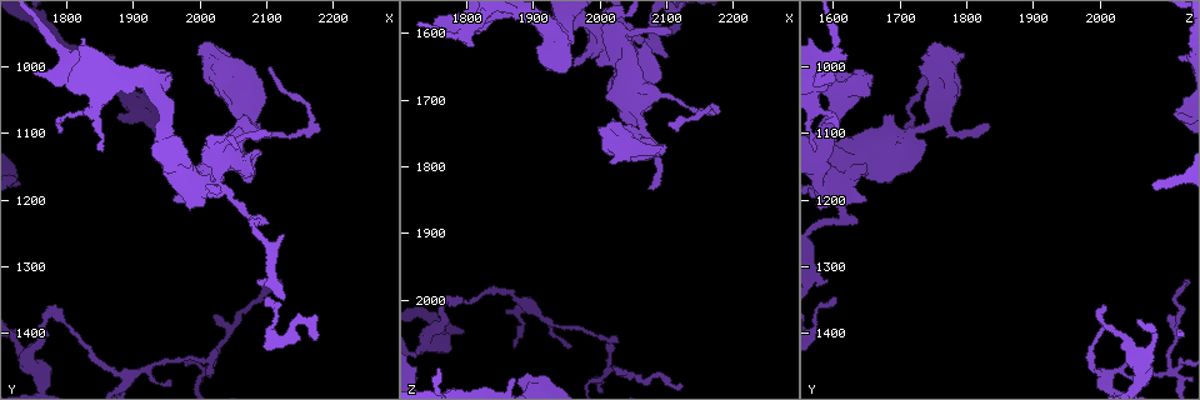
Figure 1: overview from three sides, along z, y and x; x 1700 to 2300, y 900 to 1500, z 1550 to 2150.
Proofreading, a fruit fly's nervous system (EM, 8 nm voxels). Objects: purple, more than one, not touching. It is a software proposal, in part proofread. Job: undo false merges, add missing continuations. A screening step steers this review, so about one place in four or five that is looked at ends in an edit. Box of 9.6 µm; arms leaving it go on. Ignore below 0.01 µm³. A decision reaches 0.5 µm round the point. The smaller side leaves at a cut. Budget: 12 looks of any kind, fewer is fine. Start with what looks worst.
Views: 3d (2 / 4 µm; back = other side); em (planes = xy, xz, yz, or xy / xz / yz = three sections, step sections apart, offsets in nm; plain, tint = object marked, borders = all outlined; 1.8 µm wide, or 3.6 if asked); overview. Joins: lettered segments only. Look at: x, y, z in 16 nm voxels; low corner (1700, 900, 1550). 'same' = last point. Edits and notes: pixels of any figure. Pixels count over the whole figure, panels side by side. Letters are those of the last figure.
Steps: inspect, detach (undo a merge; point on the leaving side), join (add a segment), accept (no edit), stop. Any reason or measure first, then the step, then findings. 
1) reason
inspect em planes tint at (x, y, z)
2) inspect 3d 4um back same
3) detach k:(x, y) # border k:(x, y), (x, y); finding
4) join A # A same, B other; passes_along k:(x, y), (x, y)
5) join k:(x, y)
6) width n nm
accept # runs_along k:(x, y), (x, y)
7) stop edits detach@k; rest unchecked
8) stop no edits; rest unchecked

sharp bend
inspect 3d 2um at (1775, 1375, 1995)

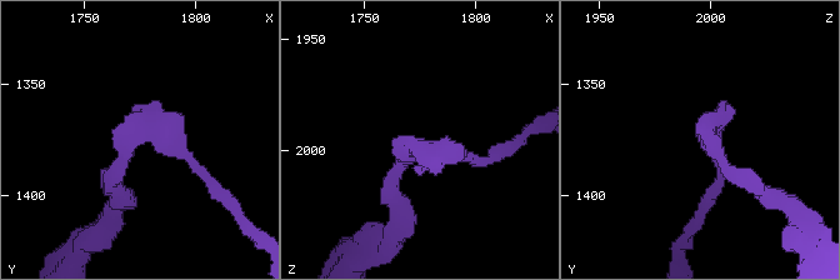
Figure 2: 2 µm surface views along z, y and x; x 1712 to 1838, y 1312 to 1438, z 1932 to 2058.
inspect em planes borders at (1777, 1372, 1998)

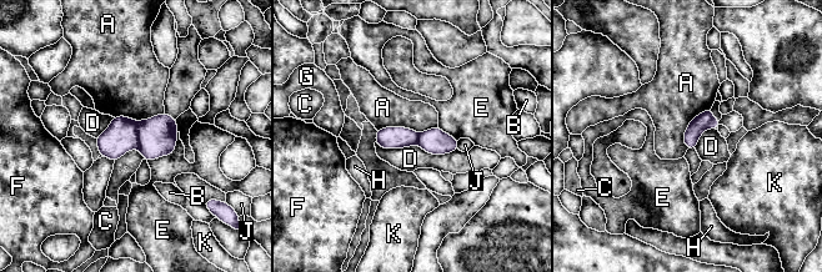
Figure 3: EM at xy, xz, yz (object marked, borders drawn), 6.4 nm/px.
detach 3:(158, 136) # A other, B other, C other, D other, E other, F other, G other, H other, J other, K other; border 3:(135, 122), (139, 147); a second neuron is stuck on

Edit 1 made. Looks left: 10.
three arms meet
inspect em xz step 4 tint at (1935, 1040, 1605)

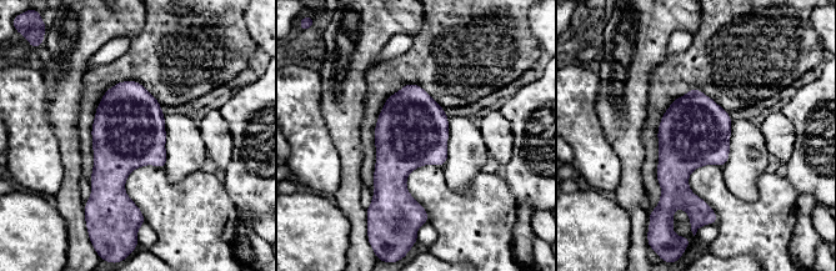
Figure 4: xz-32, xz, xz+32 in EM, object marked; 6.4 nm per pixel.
inspect em planes borders same

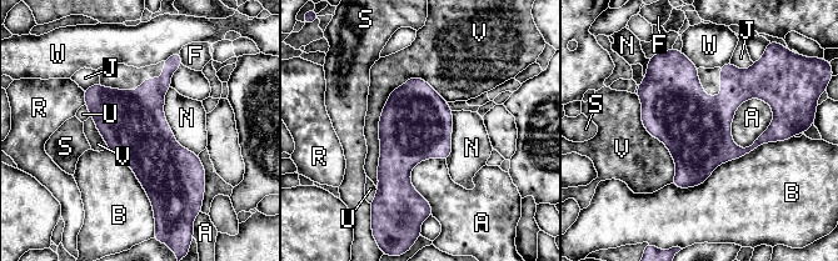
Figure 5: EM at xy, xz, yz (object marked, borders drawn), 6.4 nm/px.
accept # A other, B other, F other, J other, N other, R other, S other, U other, V other, W other; border 5:(169, 88), (165, 120), (198, 155); continuous, no second neuron

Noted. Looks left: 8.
inspect em xy step 16 tint at (1870, 985, 2115)

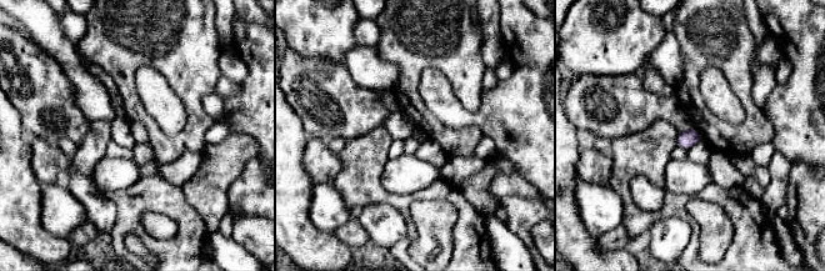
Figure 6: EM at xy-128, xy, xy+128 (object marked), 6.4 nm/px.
inspect em planes tint same

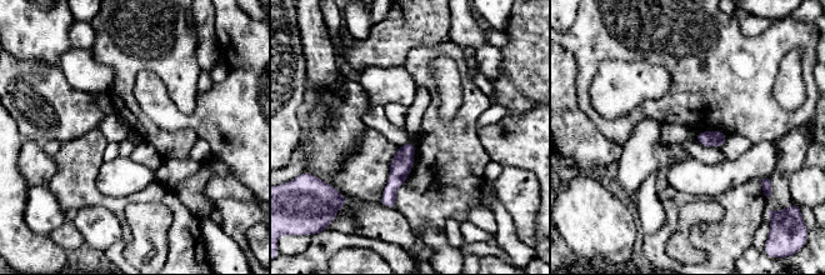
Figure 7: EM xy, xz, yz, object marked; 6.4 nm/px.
what lies round it
inspect em planes borders same

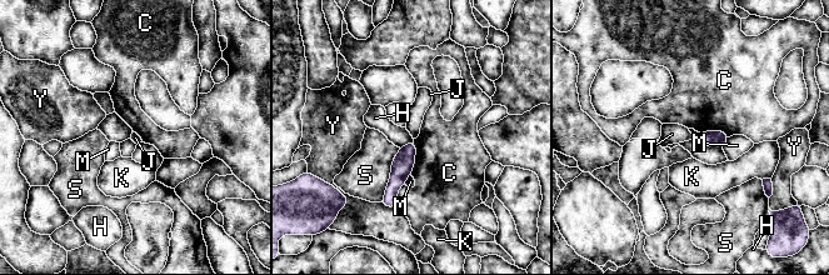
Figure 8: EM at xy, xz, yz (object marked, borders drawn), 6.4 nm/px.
width 100 nm
accept # C other, H other, J other, K other, M other, S other, Y other; border 8:(413, 140), (399, 148); no lettered segment goes on from it

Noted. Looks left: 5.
sharp bend
inspect 3d 2um at (2170, 1090, 1720)

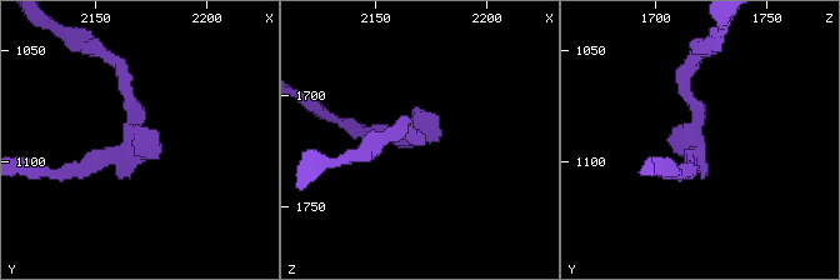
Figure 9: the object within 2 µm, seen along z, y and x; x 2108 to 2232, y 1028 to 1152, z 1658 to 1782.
inspect em xz step 4 borders at (2169, 1086, 1716)

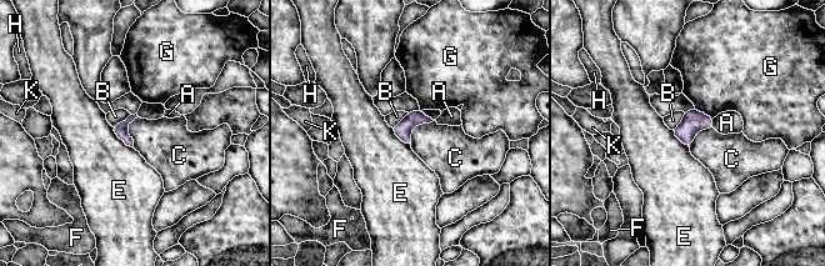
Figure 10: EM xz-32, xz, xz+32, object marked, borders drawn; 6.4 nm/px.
accept # A other, B other, C other, E other, F other, G other, H other, K other; border 10:(434, 120), (411, 130), (410, 146); continuous, no second neuron

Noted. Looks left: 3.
calibre changes
inspect em 3.6um planes borders at (2015, 985, 1760)

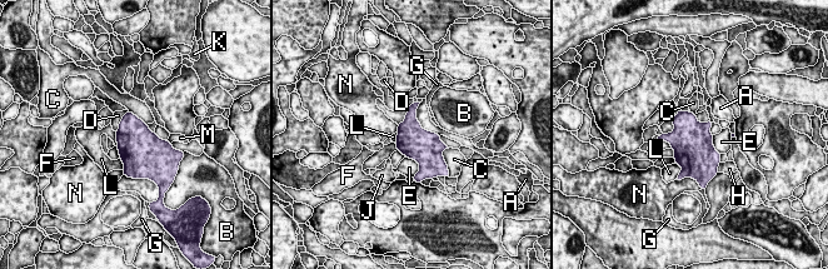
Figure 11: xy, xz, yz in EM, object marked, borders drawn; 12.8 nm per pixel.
width 440 nm
accept # A other, B other, C other, D other, E other, F other, G other, H other, J other, K other, L other, M other, N other; border 11:(419, 103), (417, 120), (439, 135); continuous, no second neuron

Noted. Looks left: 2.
stop edits detach@3; rest unchecked

